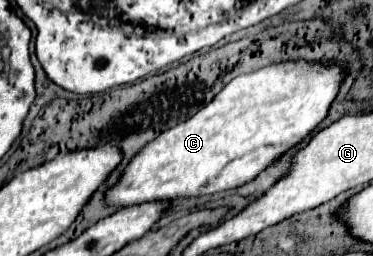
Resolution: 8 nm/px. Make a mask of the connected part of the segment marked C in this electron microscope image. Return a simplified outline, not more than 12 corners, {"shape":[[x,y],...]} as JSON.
{"shape":[[337,64],[233,78],[105,190],[119,210],[249,182],[327,116]]}

